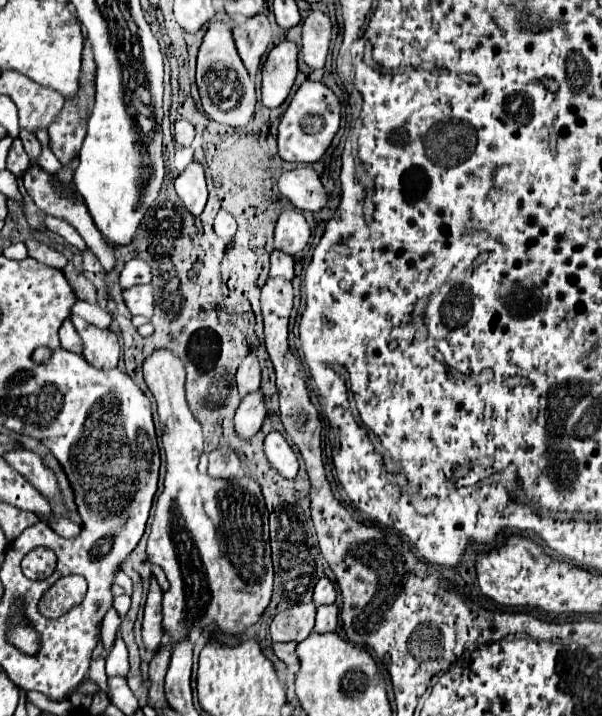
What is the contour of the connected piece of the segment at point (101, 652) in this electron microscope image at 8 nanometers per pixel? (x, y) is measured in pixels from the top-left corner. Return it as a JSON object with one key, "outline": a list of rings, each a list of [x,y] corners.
{"outline":[[[97,635],[97,647],[93,651],[93,657],[91,657],[91,667],[89,667],[89,677],[107,693],[107,675],[105,675],[105,645],[103,645],[103,639],[101,635]]]}

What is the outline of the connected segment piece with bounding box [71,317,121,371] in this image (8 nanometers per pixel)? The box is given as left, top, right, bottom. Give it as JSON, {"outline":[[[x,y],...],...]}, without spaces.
{"outline":[[[71,317],[81,341],[83,341],[83,353],[81,357],[95,369],[113,369],[119,361],[119,337],[113,331],[97,329],[91,323],[83,321],[81,317]]]}

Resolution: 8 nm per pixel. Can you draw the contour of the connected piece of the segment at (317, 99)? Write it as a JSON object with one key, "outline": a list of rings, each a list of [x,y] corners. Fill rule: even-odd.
{"outline":[[[305,81],[297,93],[293,95],[287,111],[281,117],[277,143],[279,143],[279,157],[291,163],[315,163],[331,145],[341,119],[341,107],[335,93],[325,87],[323,83]]]}

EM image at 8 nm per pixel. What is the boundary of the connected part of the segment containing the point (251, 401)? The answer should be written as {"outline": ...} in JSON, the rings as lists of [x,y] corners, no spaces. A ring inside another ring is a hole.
{"outline":[[[251,393],[251,395],[243,397],[241,405],[235,411],[235,433],[241,439],[253,437],[261,429],[265,413],[267,413],[267,409],[265,409],[265,403],[259,393]]]}

